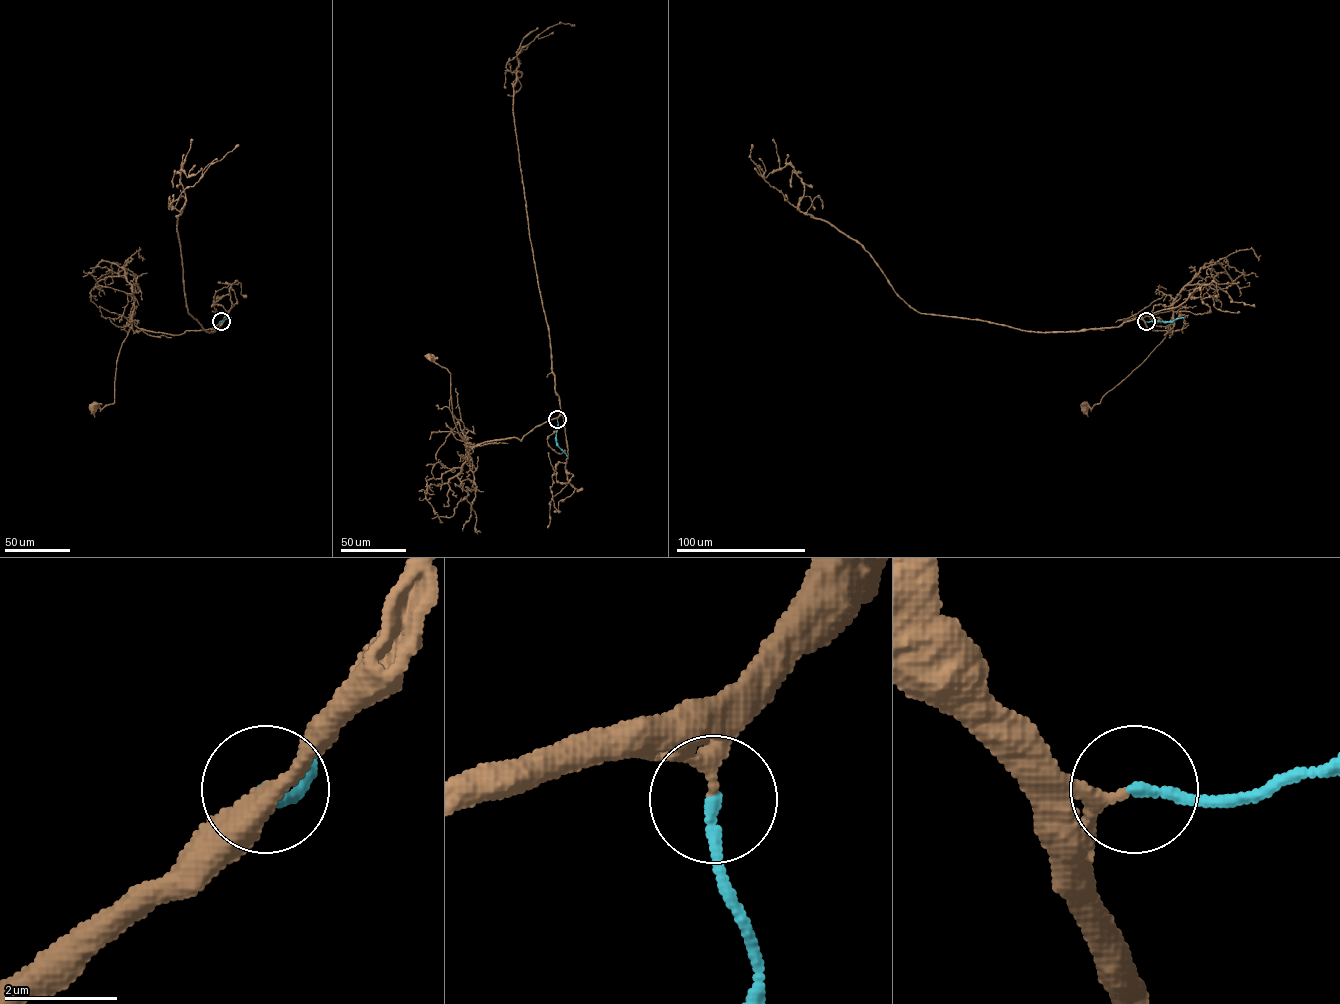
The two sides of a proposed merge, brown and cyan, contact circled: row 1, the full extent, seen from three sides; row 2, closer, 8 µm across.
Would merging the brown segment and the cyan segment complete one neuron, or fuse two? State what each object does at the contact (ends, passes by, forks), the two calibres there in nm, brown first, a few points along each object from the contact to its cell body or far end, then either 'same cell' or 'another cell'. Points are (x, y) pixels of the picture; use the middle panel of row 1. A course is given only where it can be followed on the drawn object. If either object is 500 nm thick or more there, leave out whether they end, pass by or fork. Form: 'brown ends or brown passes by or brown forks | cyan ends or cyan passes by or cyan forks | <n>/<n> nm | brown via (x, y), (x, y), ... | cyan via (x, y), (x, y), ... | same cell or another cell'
brown ends | cyan ends | 240/200 nm | brown via (557, 419), (535, 427), (520, 440), (508, 437), (469, 446), (454, 420), (450, 373), (432, 357) | cyan via (557, 419), (556, 444), (567, 457) | same cell

